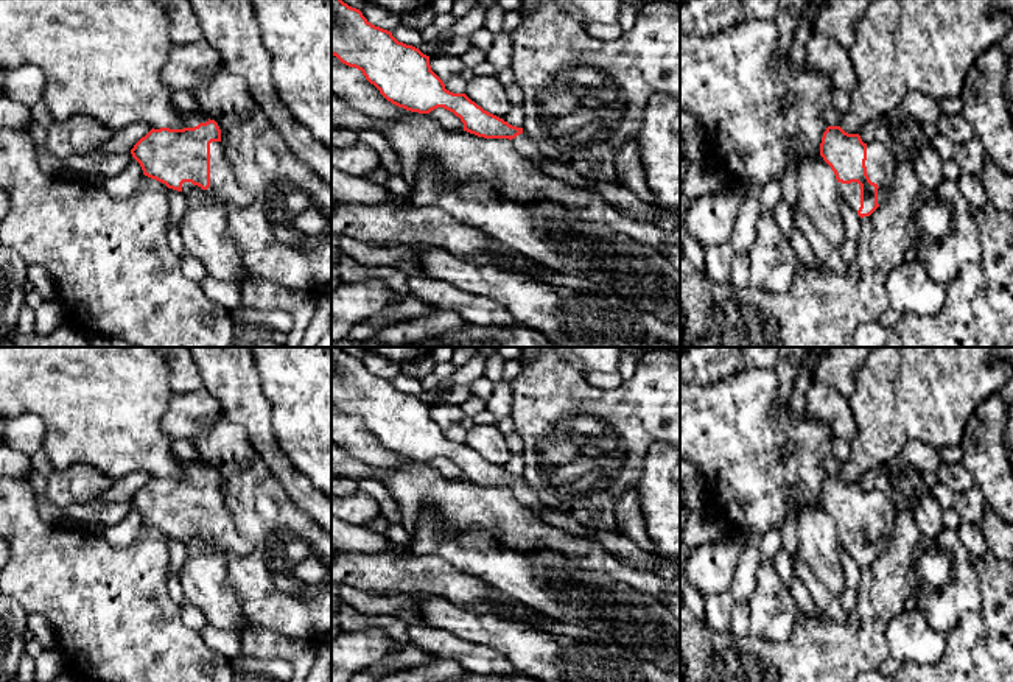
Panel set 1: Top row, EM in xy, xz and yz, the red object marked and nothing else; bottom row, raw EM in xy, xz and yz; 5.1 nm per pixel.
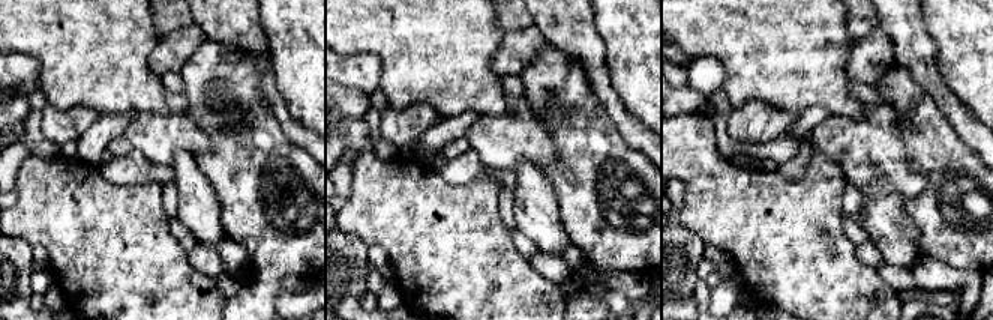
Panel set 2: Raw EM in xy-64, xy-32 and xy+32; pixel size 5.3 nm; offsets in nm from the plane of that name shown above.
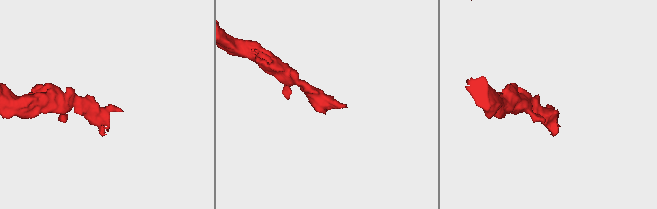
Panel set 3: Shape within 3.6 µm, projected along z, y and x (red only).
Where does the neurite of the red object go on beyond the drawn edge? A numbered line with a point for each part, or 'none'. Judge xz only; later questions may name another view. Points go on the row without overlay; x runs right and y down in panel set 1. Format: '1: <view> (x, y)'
1: xz (525, 495)

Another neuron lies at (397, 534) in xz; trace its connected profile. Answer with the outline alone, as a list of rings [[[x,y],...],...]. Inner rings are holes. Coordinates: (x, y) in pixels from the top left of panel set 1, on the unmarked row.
[[[389,523],[386,536],[394,545],[408,548],[412,534],[406,531],[403,525]]]

